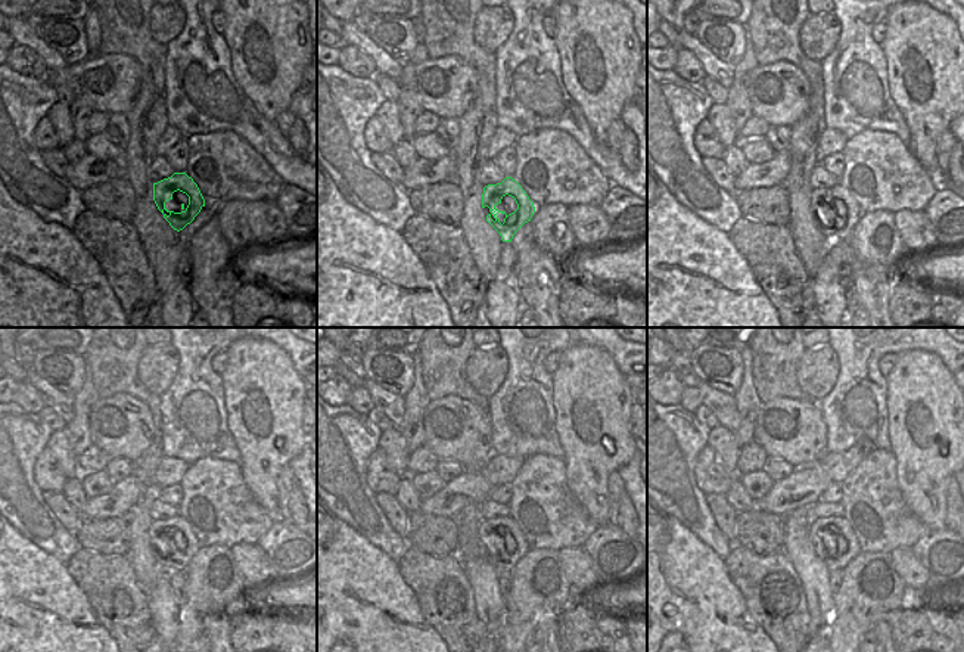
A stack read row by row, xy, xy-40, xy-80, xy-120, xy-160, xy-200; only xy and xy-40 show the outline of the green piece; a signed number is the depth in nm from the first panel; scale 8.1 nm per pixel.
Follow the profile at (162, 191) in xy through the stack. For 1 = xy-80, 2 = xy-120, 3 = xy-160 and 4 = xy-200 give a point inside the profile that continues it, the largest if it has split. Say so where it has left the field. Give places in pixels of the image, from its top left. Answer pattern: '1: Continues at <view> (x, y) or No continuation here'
1: Continues at xy-80 (839, 229)
2: Continues at xy-120 (176, 559)
3: Continues at xy-160 (503, 561)
4: Continues at xy-200 (835, 561).

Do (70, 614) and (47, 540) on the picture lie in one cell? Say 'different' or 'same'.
different

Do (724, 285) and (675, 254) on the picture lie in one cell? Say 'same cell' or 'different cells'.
same cell

